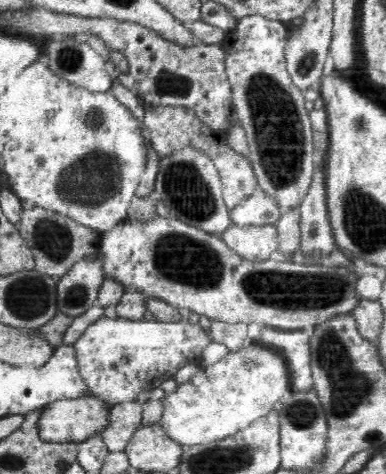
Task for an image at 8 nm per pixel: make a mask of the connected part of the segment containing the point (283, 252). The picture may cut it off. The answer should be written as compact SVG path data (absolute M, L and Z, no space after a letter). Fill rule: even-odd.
M289 209L275 223L278 232L278 257L293 260L292 254L301 246L300 209Z

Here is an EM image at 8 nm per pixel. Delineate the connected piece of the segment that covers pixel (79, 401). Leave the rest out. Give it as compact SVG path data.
M92 394L90 396L80 396L76 400L56 400L56 402L50 402L50 404L37 410L42 412L42 418L39 419L39 434L47 442L58 444L64 444L65 442L82 443L89 437L100 436L104 429L108 428L110 405Z

